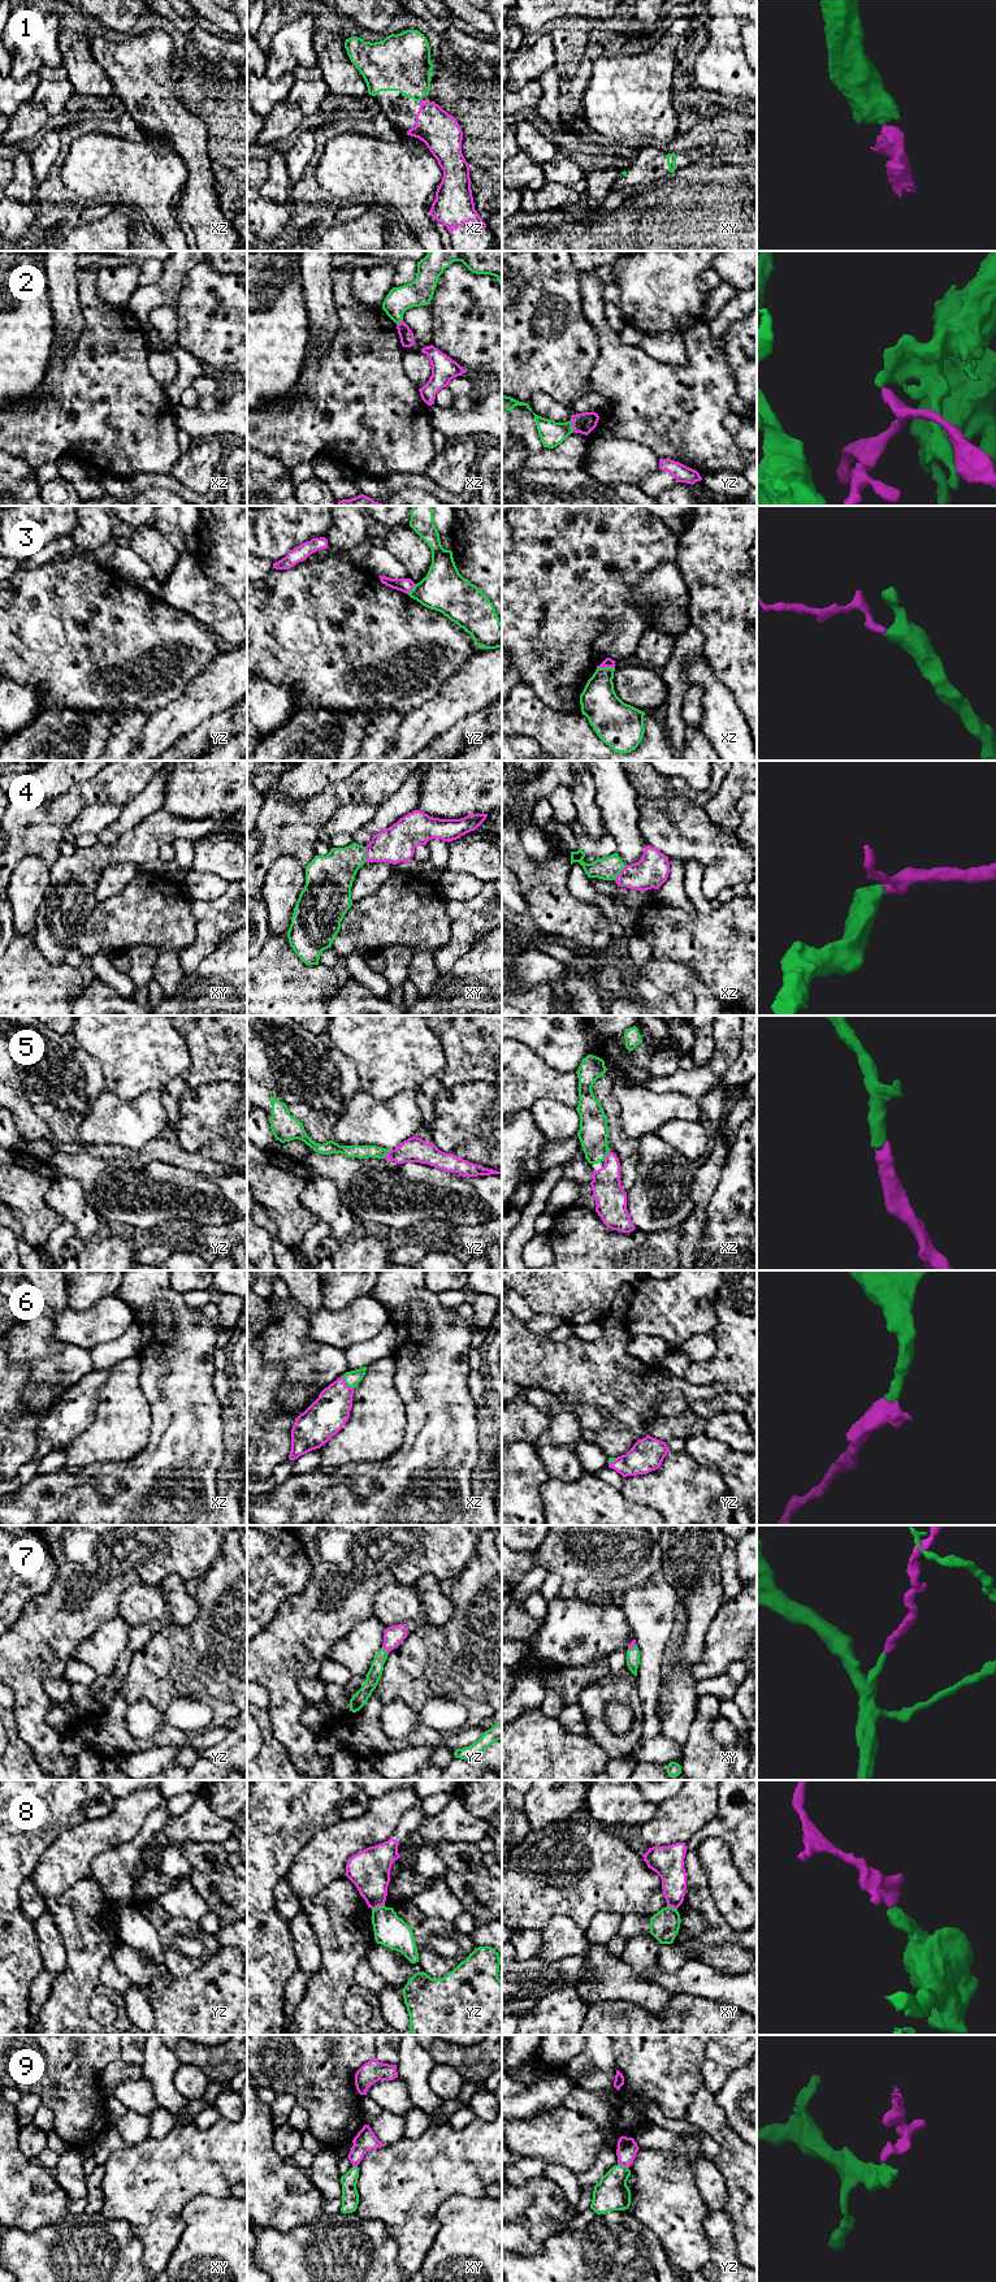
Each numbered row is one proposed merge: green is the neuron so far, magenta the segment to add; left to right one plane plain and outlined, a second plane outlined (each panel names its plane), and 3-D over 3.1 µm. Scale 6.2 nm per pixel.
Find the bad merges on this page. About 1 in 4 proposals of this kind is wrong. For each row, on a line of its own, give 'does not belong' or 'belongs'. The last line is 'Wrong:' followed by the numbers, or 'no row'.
1: belongs
2: belongs
3: belongs
4: belongs
5: belongs
6: belongs
7: belongs
8: does not belong
9: does not belong
Wrong: 8, 9

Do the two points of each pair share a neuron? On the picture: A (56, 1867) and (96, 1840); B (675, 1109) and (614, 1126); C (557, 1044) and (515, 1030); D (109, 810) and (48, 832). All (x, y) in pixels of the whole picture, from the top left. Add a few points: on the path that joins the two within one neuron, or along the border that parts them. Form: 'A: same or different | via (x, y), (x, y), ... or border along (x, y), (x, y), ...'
A: same | via (66, 1860), (86, 1841)
B: different | border along (613, 1095), (618, 1103), (620, 1130), (637, 1139)
C: same | via (548, 1034), (544, 1030), (525, 1030)
D: different | border along (91, 806), (86, 806), (64, 831)

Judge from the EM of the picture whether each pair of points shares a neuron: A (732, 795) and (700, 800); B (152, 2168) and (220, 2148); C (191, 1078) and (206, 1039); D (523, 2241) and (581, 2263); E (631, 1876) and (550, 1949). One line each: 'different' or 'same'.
A: different
B: same
C: same
D: different
E: different

